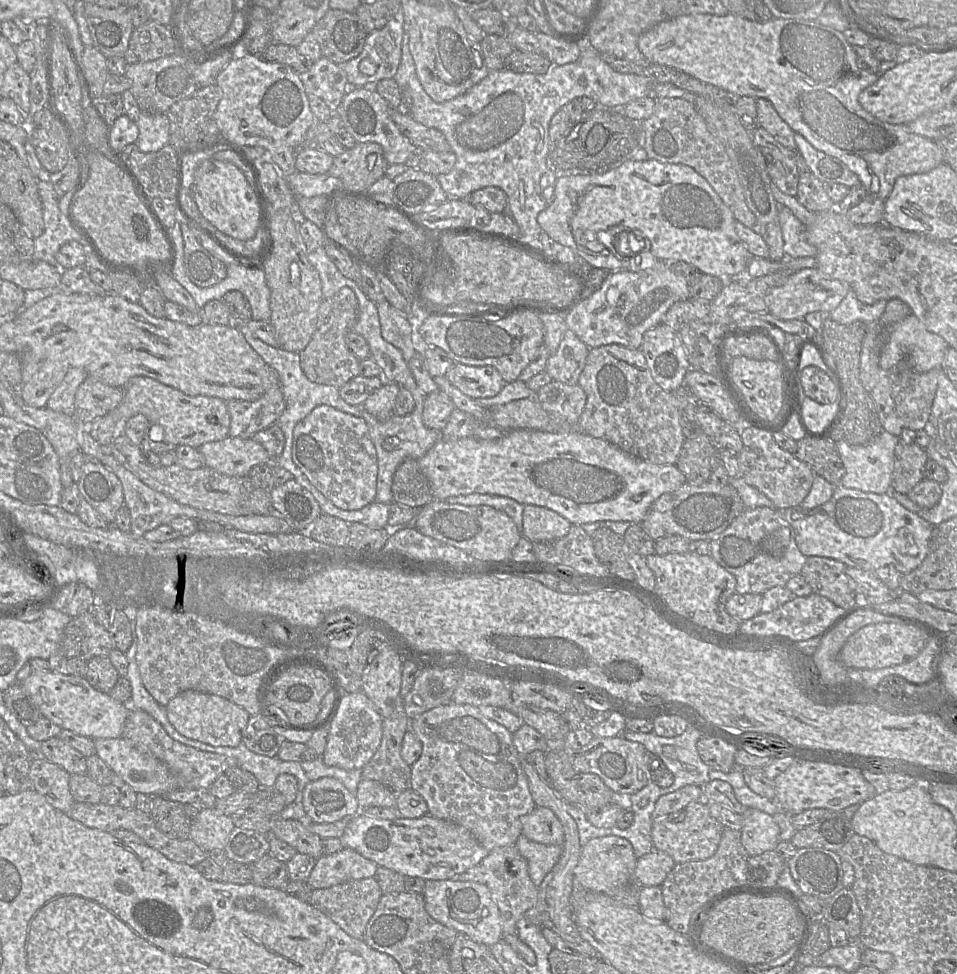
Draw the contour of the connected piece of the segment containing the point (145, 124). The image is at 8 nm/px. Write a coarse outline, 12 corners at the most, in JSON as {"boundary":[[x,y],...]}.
{"boundary":[[141,112],[135,144],[157,152],[169,144],[165,113]]}

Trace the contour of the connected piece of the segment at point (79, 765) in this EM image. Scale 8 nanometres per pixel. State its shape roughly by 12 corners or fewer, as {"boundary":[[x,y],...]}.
{"boundary":[[58,737],[41,742],[42,756],[71,774],[87,774],[83,754]]}

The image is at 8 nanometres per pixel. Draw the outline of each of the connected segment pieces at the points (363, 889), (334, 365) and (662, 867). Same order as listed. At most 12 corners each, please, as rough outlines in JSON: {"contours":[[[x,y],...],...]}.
{"contours":[[[374,877],[313,889],[308,902],[364,940],[383,893]],[[357,297],[323,299],[317,328],[299,353],[310,381],[341,388],[360,375],[346,343]],[[653,850],[637,859],[634,881],[661,886],[676,862]]]}

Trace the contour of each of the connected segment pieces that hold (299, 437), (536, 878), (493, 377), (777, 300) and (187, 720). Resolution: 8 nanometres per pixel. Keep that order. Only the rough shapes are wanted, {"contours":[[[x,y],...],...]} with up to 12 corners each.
{"contours":[[[317,406],[292,459],[343,510],[375,500],[378,460],[362,417]],[[523,834],[515,847],[537,887],[556,865],[561,845],[537,843]],[[455,363],[445,376],[472,399],[506,384],[493,366]],[[816,267],[765,296],[781,320],[830,314],[851,290]],[[192,689],[165,708],[181,735],[238,746],[250,717],[224,697]]]}

